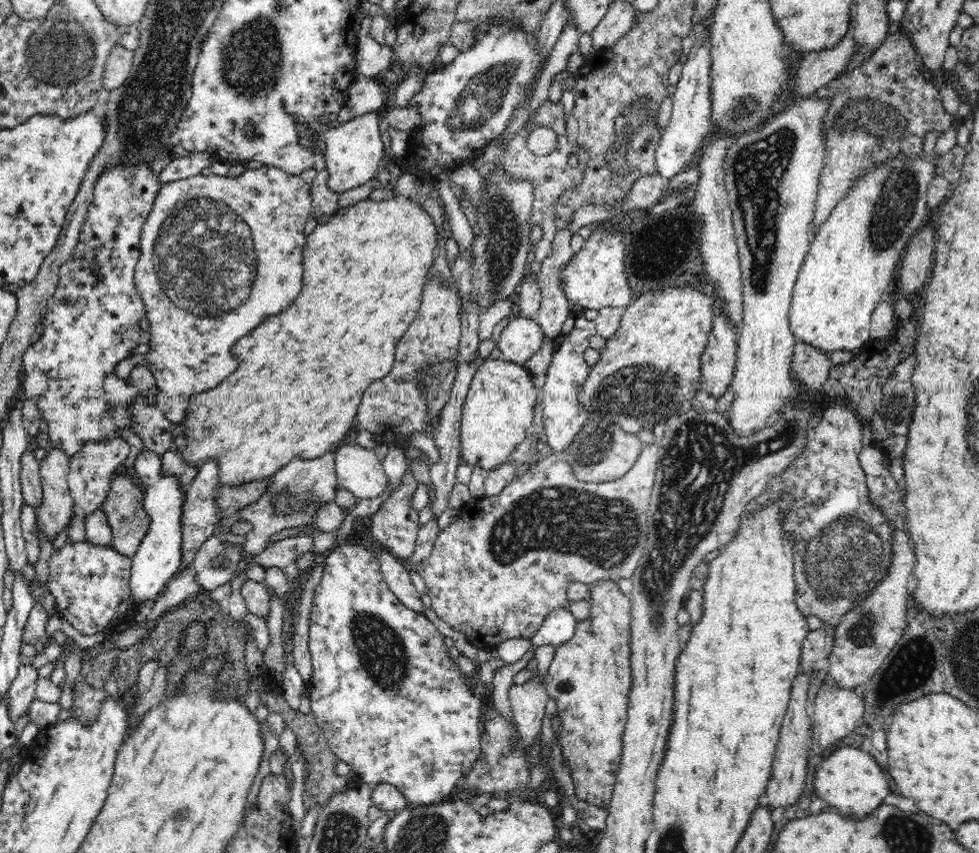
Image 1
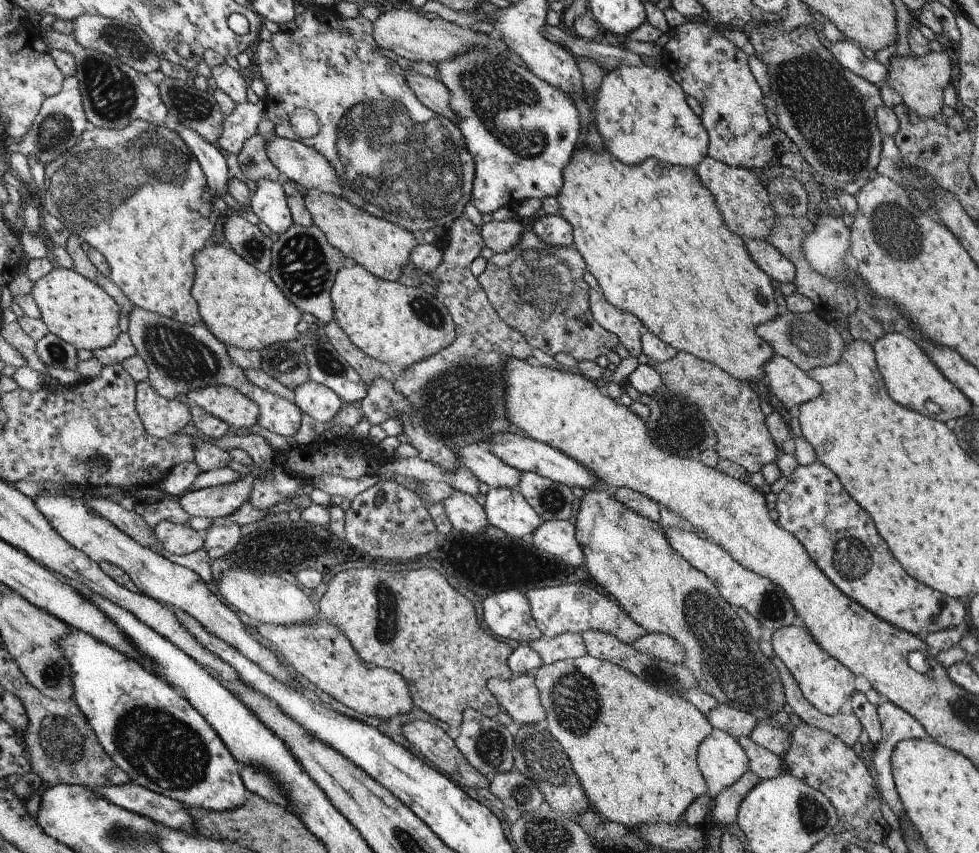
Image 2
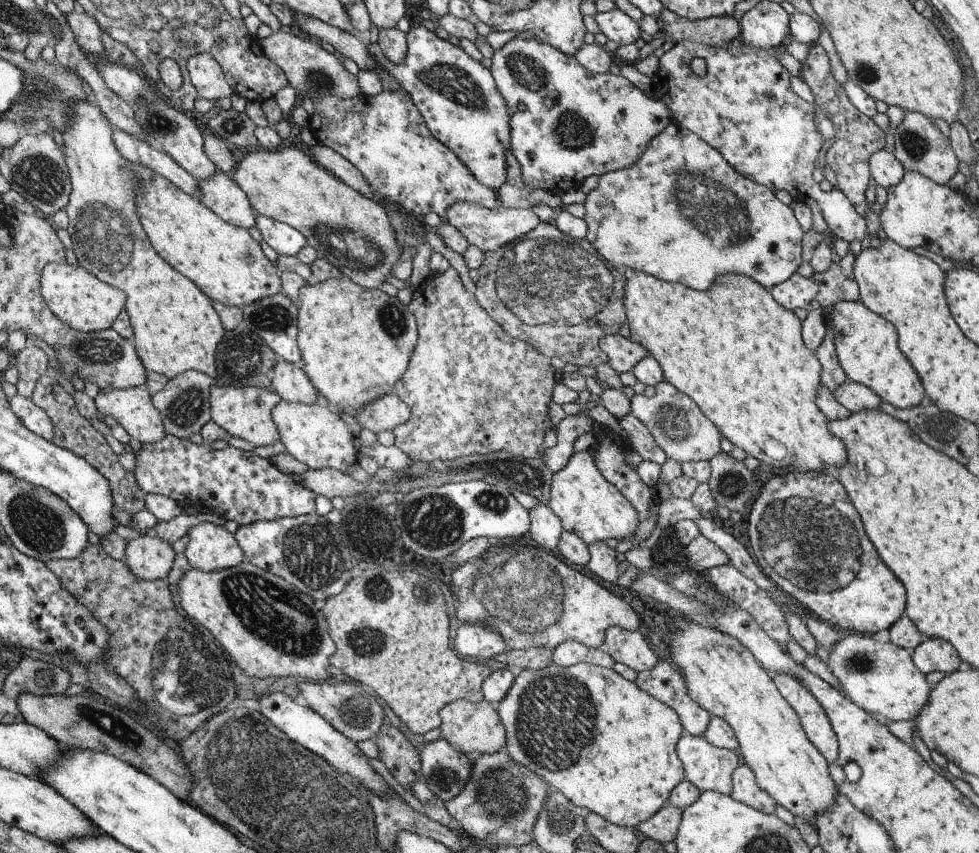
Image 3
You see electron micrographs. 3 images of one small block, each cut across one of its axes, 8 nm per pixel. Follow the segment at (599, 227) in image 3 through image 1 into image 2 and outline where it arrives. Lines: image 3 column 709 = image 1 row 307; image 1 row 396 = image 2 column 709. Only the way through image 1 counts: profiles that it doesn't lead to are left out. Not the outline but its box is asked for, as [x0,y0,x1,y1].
[695,156,777,240]

